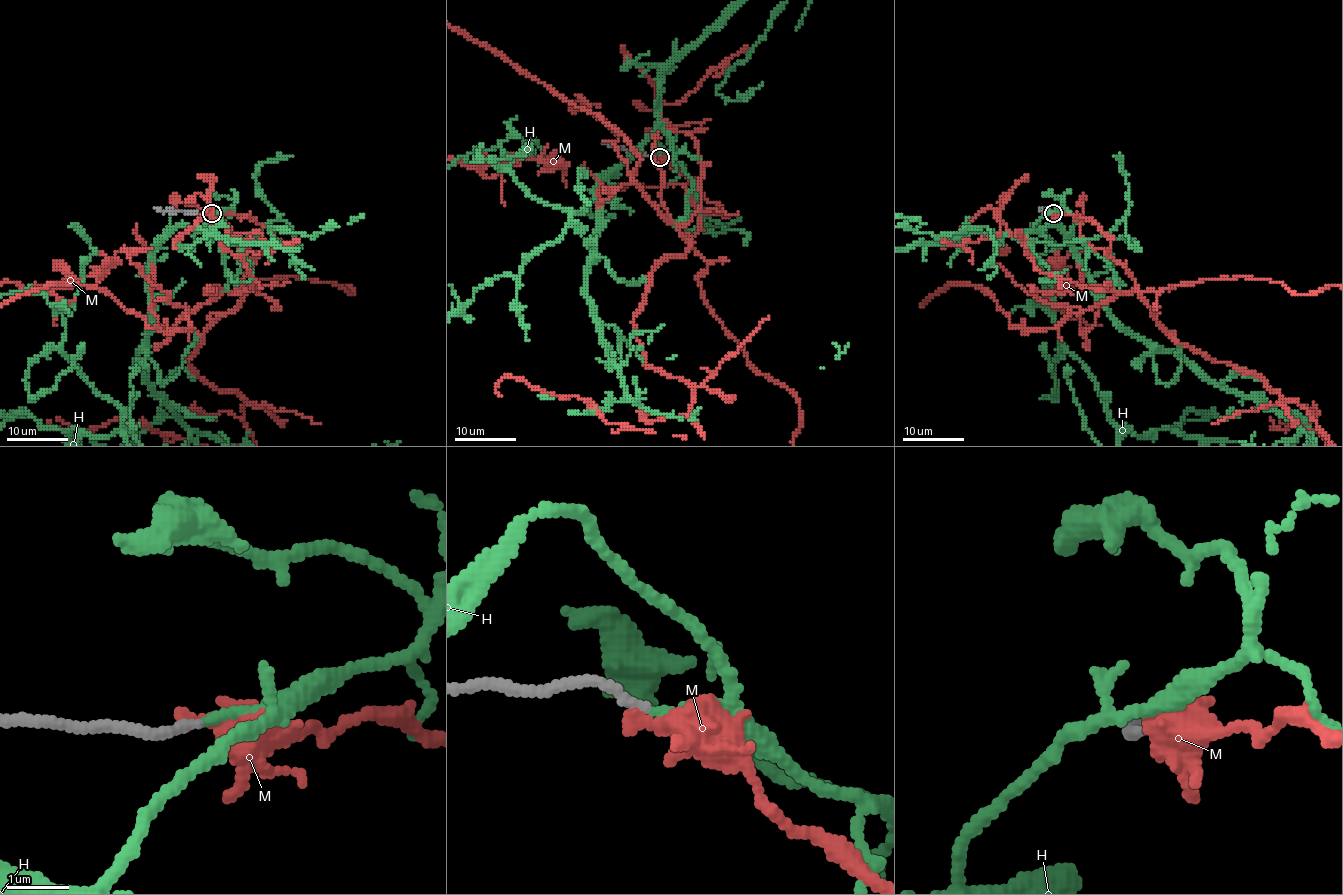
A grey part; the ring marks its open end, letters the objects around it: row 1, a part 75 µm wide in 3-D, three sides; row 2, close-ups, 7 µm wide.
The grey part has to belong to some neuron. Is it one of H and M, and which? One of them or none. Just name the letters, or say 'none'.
H

